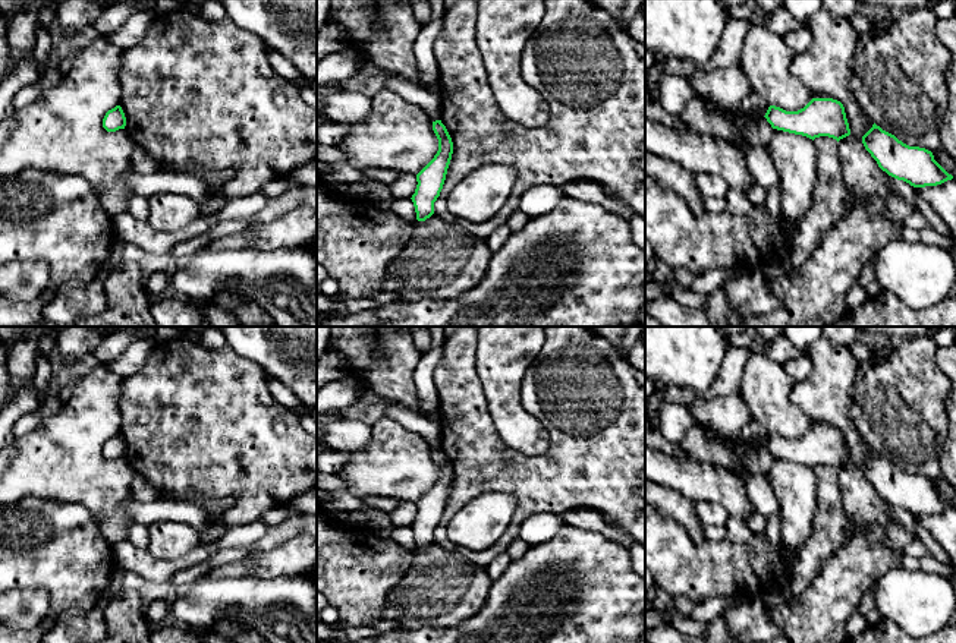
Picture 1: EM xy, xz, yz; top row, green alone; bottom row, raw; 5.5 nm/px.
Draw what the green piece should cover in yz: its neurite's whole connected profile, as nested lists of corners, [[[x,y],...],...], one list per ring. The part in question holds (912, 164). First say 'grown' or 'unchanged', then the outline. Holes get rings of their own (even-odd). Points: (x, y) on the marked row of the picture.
unchanged; [[[875,123],[862,136],[862,144],[883,171],[913,187],[937,186],[953,179],[931,151],[909,146]]]

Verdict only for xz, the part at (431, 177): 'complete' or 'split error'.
complete

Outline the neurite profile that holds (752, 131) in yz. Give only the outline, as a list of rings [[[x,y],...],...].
[[[730,111],[730,114],[732,120],[739,124],[739,136],[730,144],[743,154],[754,146],[768,145],[773,127],[765,117],[748,117],[740,111]]]

